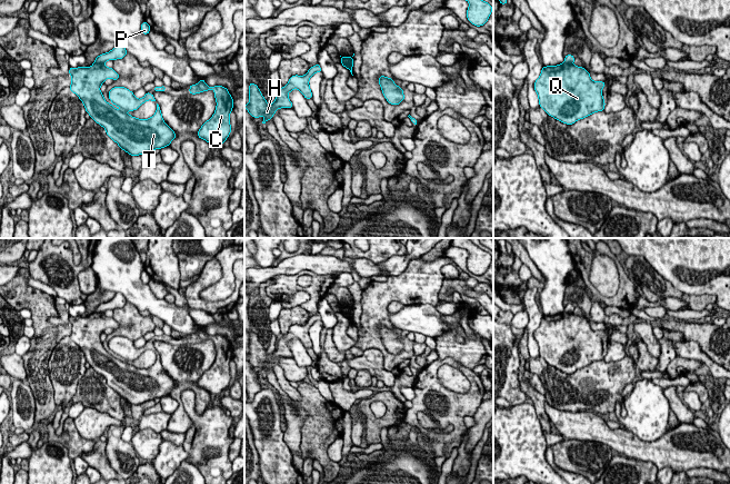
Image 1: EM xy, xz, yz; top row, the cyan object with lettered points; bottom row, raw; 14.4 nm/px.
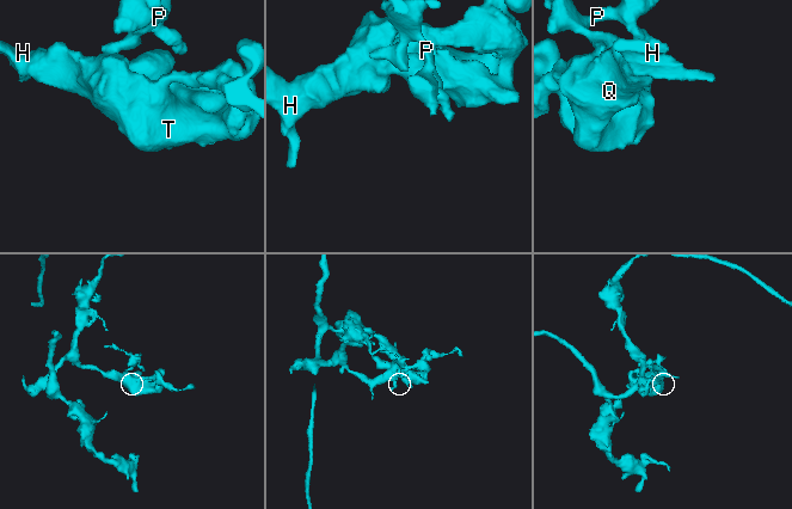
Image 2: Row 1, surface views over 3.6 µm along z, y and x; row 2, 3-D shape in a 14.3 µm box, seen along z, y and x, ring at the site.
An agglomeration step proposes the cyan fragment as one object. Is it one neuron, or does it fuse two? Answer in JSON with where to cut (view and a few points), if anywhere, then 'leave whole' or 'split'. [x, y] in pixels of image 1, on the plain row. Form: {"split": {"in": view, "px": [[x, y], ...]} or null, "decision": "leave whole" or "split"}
{"split": {"in": "xy", "px": [[94, 310], [103, 313]]}, "decision": "split"}

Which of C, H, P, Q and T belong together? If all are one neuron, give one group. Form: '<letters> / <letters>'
C H Q T / P

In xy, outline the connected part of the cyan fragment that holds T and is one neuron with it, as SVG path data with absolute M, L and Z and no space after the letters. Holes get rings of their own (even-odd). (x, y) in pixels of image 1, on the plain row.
M92 313L91 316L79 316L69 318L71 324L71 335L69 336L72 342L74 342L80 349L83 352L86 360L90 366L100 375L102 375L107 384L116 391L119 396L127 401L131 405L142 404L147 401L161 398L170 394L170 392L176 387L174 381L163 371L160 355L156 350L154 345L149 340L141 348L137 348L132 340L124 336L114 336L109 340L109 348L121 358L114 358L109 354L102 342L100 340L101 334L106 328L119 328L119 324L113 319L113 317L108 317L104 313ZM152 349L157 355L156 363L149 368L138 368L124 360L137 359L143 352Z

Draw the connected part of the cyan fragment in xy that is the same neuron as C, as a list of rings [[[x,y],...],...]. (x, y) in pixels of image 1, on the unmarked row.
[[[203,328],[197,334],[189,336],[189,343],[196,344],[207,339],[213,339],[217,356],[213,365],[206,371],[198,381],[198,386],[210,394],[219,395],[226,391],[231,382],[230,362],[233,356],[233,348],[227,337],[222,335],[209,336]]]

